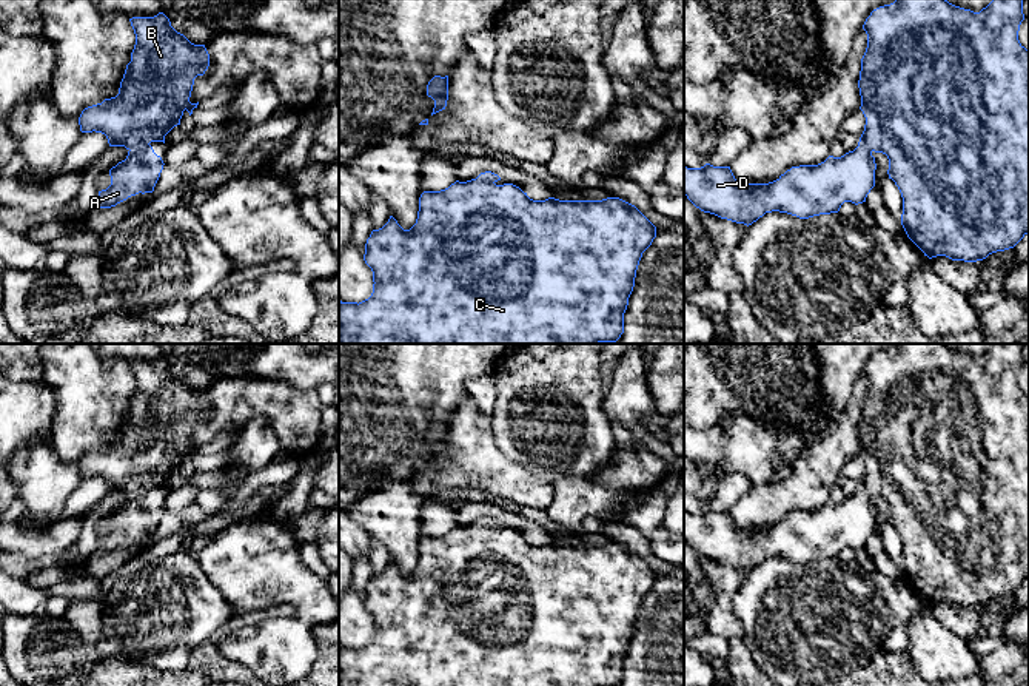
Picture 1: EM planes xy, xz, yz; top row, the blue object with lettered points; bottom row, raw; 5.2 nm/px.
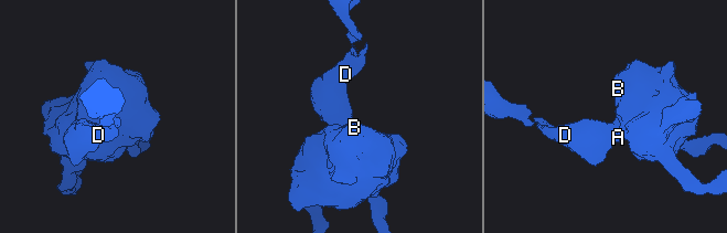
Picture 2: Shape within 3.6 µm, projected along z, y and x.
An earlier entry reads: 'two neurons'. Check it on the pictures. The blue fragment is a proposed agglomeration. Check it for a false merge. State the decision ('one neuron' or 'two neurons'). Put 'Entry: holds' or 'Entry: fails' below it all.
one neuron
Entry: fails

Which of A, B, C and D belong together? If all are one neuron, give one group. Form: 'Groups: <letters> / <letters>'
Groups: A B C D

